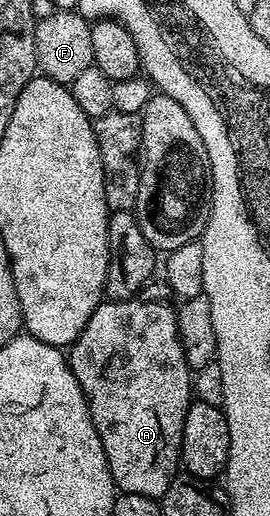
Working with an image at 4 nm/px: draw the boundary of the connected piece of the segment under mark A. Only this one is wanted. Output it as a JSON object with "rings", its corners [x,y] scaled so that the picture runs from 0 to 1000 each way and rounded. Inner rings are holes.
{"rings":[[[526,579],[393,581],[367,589],[363,599],[341,609],[341,616],[326,616],[326,632],[311,632],[311,640],[259,669],[252,696],[267,725],[281,725],[304,750],[304,762],[330,773],[341,818],[356,826],[356,841],[370,841],[370,857],[385,864],[385,880],[400,888],[400,903],[422,928],[426,948],[452,957],[519,957],[552,969],[585,969],[615,955],[667,907],[681,810],[711,781],[711,715],[689,698],[689,678],[674,671],[674,649],[659,643],[659,609],[648,591],[611,589],[600,581]]]}

